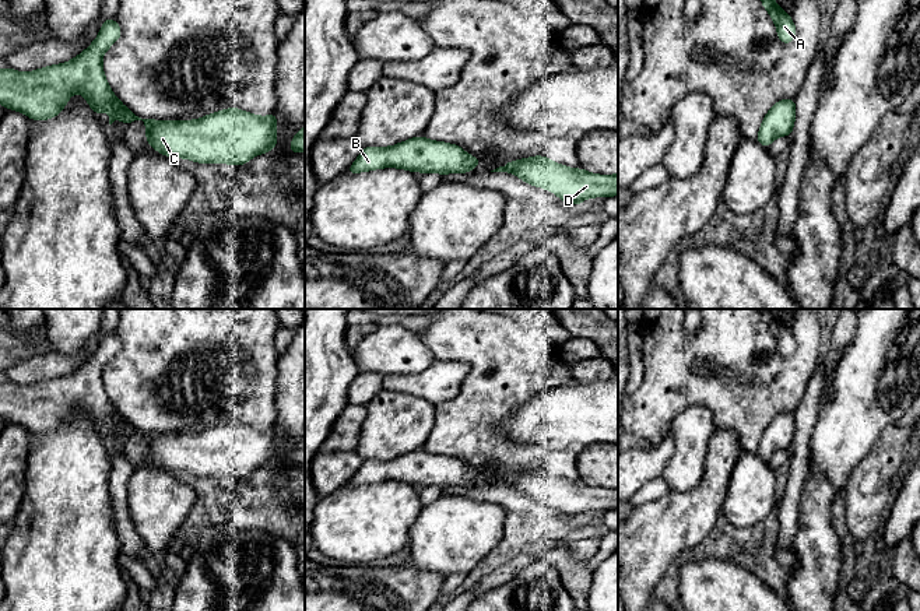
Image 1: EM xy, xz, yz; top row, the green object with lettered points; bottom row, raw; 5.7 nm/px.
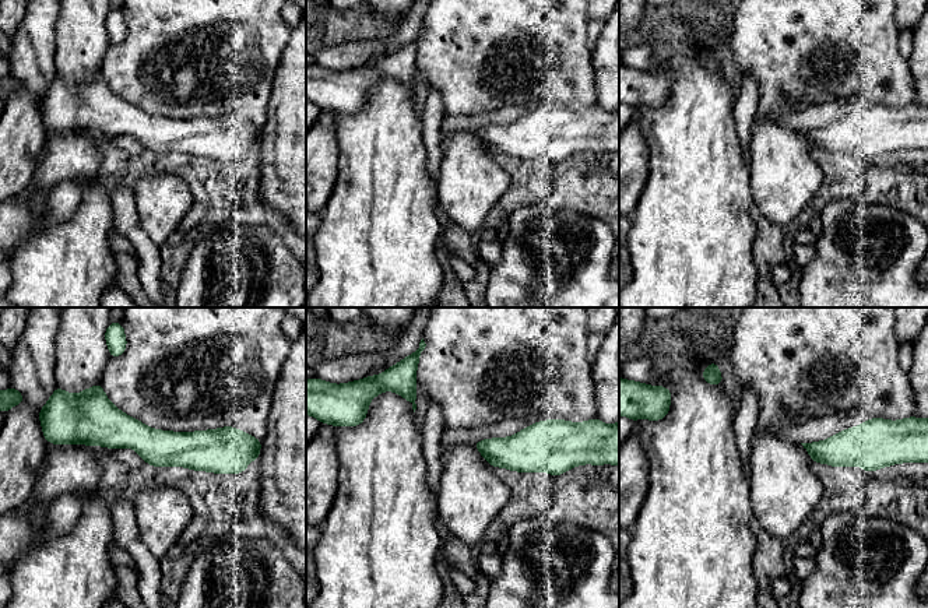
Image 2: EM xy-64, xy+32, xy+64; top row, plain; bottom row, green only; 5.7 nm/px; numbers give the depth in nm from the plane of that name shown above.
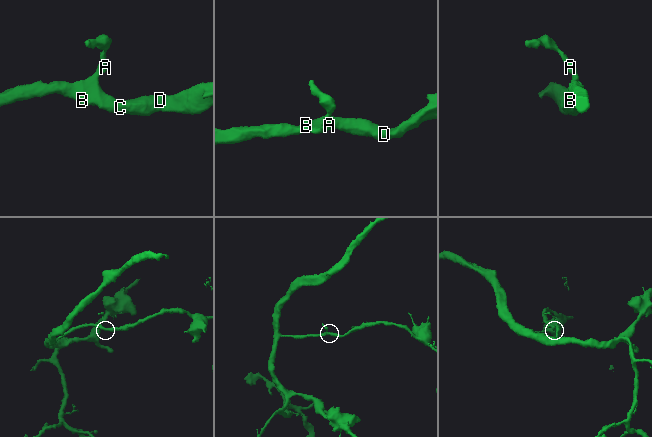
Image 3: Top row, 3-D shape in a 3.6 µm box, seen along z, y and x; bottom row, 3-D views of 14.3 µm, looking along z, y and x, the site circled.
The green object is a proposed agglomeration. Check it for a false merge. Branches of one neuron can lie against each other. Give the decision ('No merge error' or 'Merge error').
No merge error

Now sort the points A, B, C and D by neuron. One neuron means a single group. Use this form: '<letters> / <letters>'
A B C D

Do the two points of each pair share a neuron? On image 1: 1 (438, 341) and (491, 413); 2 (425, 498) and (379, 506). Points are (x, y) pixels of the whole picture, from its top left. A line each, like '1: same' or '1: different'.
1: same
2: different

